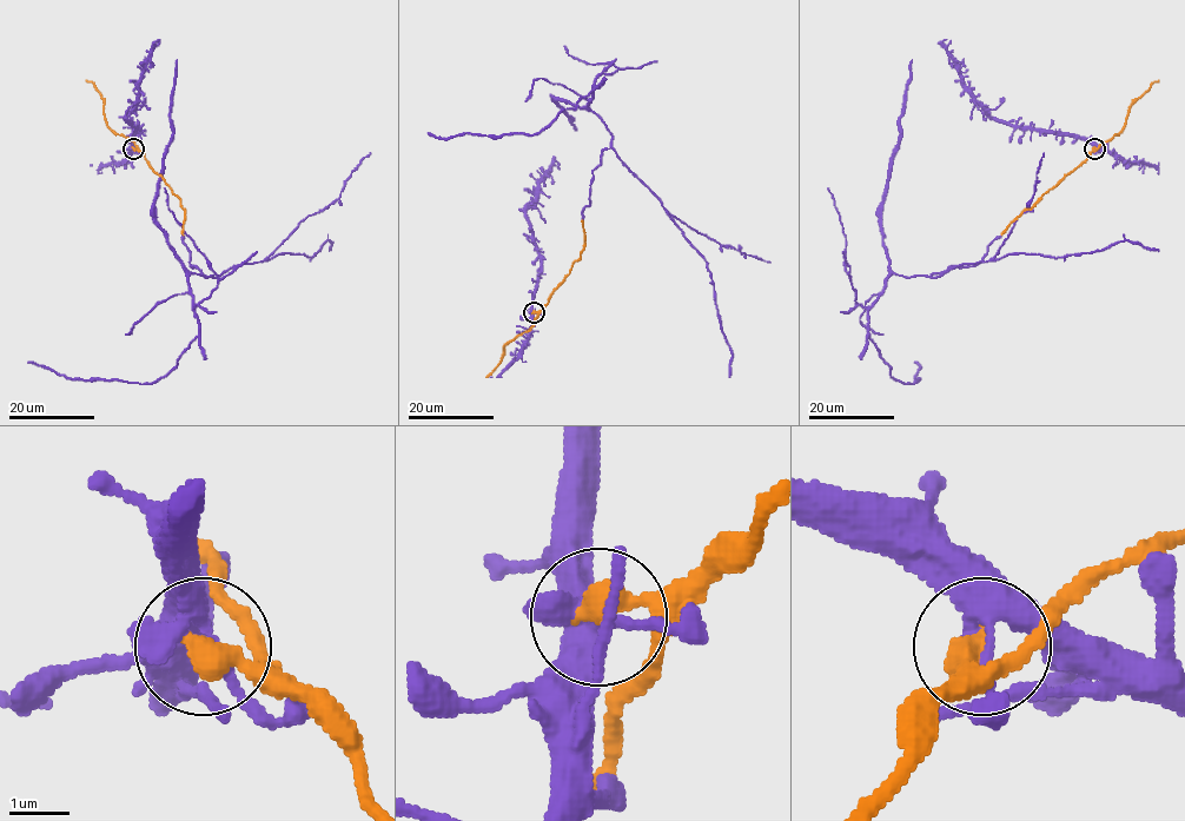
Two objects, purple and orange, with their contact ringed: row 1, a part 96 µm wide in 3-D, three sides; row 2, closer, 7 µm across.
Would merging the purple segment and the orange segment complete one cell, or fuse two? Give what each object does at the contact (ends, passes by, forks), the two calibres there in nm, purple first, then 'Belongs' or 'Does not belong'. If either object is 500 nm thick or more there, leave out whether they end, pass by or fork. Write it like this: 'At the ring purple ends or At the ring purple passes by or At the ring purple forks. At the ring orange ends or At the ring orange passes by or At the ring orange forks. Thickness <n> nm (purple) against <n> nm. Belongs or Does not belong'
At the ring purple forks. At the ring orange ends. Thickness 240 nm (purple) against 480 nm. Belongs

